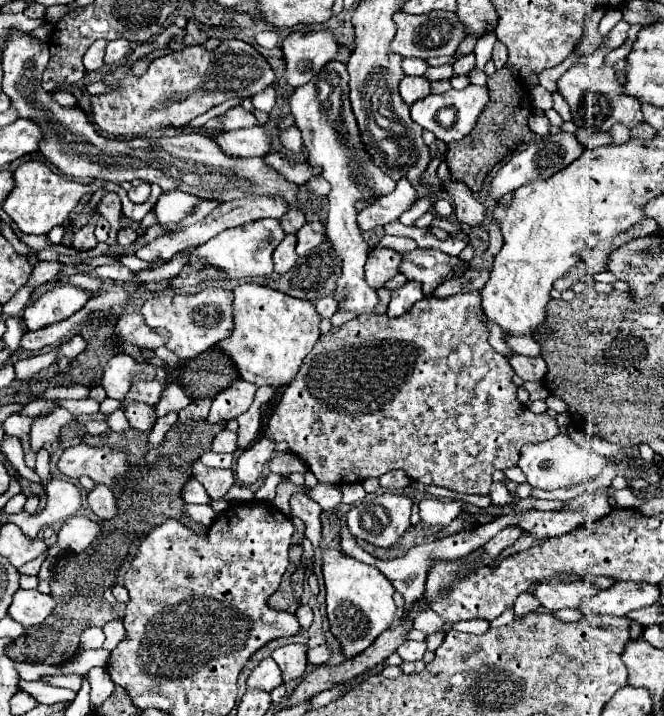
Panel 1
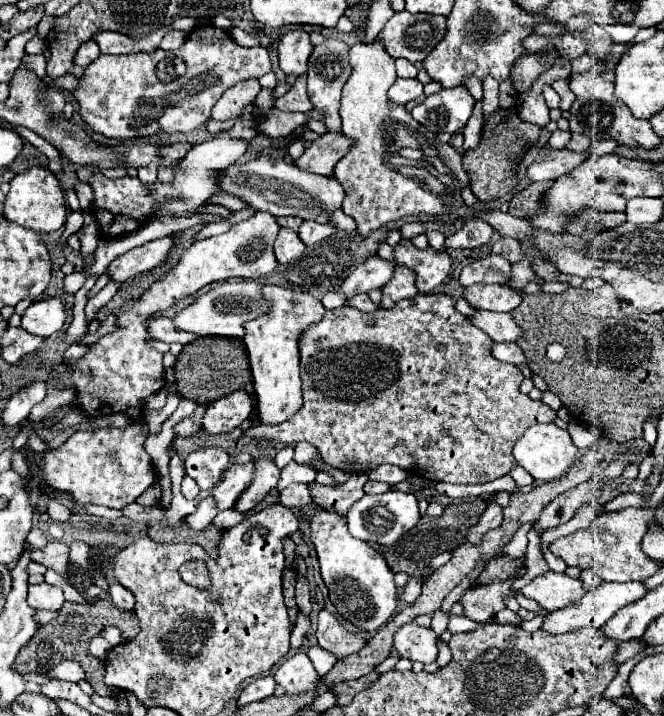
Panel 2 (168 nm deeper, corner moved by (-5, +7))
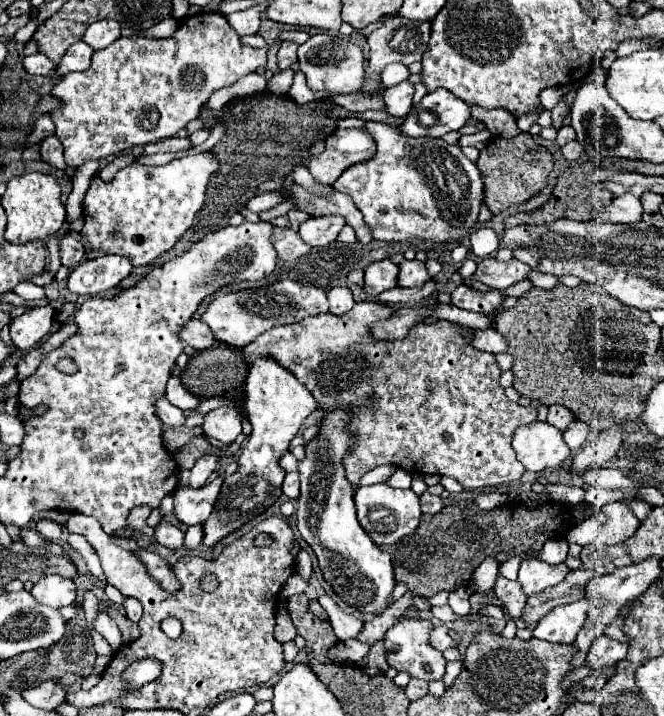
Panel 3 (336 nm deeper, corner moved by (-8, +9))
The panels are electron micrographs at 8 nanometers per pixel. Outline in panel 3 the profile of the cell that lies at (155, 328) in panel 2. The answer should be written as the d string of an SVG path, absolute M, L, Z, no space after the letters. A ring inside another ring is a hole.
M190 320L184 328L182 328L182 340L186 344L190 344L196 350L206 350L212 348L212 344L216 344L214 334L210 332L210 328L206 324L202 324L200 320Z

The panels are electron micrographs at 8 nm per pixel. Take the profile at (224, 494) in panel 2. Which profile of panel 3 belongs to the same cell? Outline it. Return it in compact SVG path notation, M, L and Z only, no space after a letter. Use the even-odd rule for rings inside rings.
M222 478L208 482L206 486L194 490L194 488L178 488L174 492L174 518L186 526L194 526L198 522L204 522L218 498L222 486Z

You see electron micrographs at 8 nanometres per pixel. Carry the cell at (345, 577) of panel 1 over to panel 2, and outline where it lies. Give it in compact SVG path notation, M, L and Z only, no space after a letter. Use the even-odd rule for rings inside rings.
M317 510L311 516L311 542L317 550L321 576L329 588L329 598L341 618L365 632L379 630L397 610L397 588L385 558L367 542L353 538L347 530L345 518L325 510Z

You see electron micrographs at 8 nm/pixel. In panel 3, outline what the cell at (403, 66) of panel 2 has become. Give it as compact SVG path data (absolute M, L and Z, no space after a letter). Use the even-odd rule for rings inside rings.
M394 62L394 64L386 66L384 72L380 74L380 84L382 84L384 88L392 88L394 84L400 84L400 82L408 80L408 76L410 76L408 68L406 68L404 64L396 64L396 62Z

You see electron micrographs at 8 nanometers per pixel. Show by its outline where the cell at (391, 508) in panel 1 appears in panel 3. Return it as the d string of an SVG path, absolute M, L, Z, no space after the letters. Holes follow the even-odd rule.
M372 484L362 486L356 490L356 510L358 510L358 522L364 528L364 532L370 536L374 544L396 544L402 536L408 536L414 532L414 528L420 522L422 510L418 504L418 496L412 490L398 490L388 484Z

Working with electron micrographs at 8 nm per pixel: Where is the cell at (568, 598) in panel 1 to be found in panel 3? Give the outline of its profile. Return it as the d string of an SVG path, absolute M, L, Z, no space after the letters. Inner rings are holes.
M530 556L520 562L518 578L520 578L522 590L530 596L530 594L542 592L548 586L556 586L566 578L568 572L570 570L566 564L548 564L544 560Z

